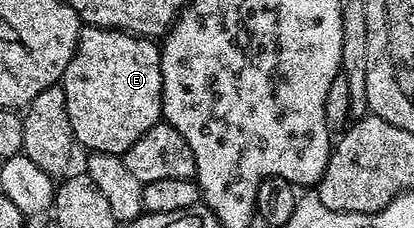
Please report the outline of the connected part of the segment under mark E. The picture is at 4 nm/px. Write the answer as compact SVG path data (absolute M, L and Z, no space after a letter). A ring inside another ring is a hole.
M86 25L65 69L63 85L76 145L86 146L86 151L124 155L147 128L162 121L161 48L154 39Z

